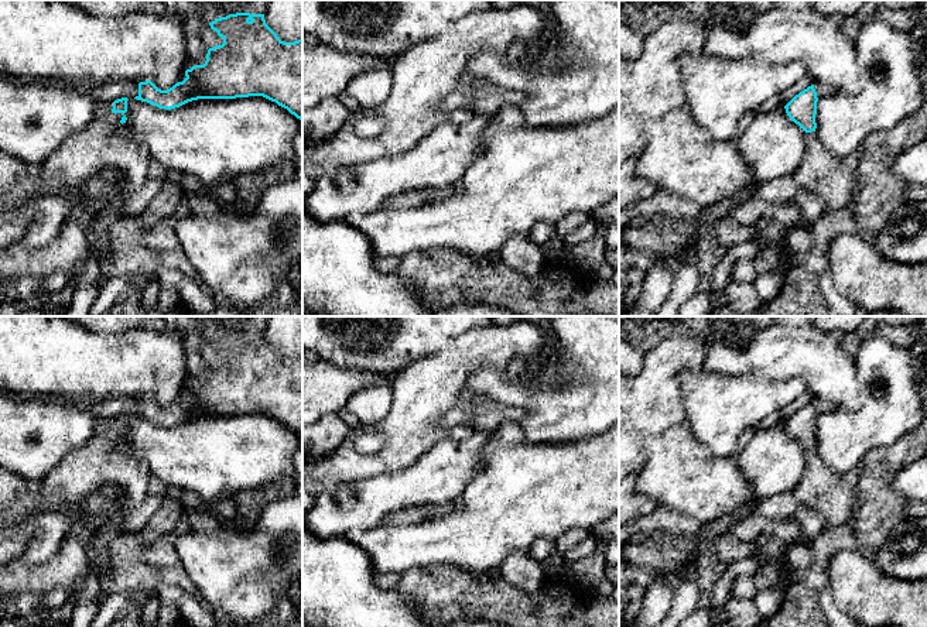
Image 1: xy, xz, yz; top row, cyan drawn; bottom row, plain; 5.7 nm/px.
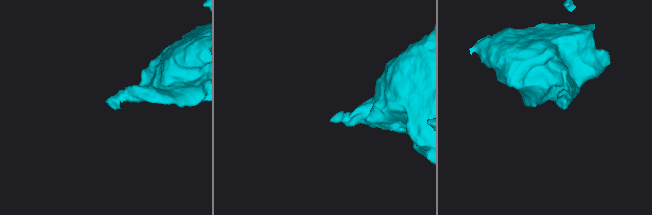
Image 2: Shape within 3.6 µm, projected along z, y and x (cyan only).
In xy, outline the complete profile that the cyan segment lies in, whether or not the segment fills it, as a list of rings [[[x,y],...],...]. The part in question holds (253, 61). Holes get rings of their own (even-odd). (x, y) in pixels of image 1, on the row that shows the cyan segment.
[[[229,14],[209,25],[223,38],[223,44],[208,49],[203,65],[187,69],[187,78],[167,90],[158,89],[151,80],[140,82],[134,99],[171,110],[198,99],[263,96],[302,121],[302,38],[281,41],[266,24],[264,14]]]

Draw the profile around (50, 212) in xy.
[[[42,193],[33,198],[31,206],[31,222],[20,241],[27,247],[37,249],[48,244],[59,234],[66,223],[71,205],[62,196]]]

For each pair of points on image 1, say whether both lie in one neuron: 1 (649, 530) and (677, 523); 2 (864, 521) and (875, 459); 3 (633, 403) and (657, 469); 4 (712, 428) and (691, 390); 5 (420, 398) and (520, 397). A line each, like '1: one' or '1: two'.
1: one
2: one
3: two
4: one
5: two

